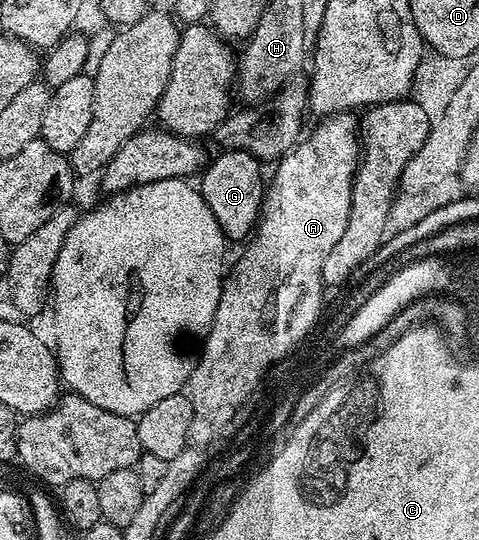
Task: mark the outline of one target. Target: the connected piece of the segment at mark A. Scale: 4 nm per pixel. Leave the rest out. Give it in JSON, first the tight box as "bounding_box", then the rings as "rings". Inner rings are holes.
{"bounding_box":[186,111,362,445],"rings":[[[349,111],[323,117],[312,133],[309,131],[295,148],[280,157],[275,165],[276,173],[267,181],[256,231],[247,241],[245,256],[233,268],[231,265],[227,273],[214,322],[186,385],[186,395],[192,404],[188,439],[193,445],[216,444],[213,436],[223,431],[225,420],[228,420],[236,404],[244,399],[245,393],[256,383],[264,365],[284,353],[293,341],[299,340],[312,320],[315,320],[323,270],[328,267],[333,255],[331,252],[339,246],[340,239],[343,241],[348,234],[352,190],[362,155],[362,132],[357,117],[355,120],[353,116]]]}

